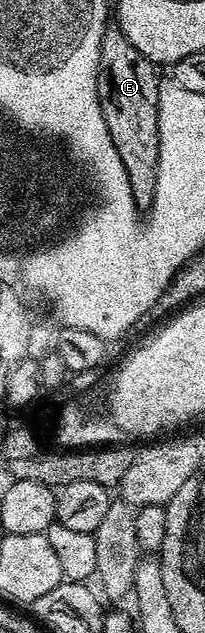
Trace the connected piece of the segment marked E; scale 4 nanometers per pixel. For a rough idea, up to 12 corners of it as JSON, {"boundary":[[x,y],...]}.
{"boundary":[[115,25],[97,96],[138,210],[158,159],[156,66]]}

